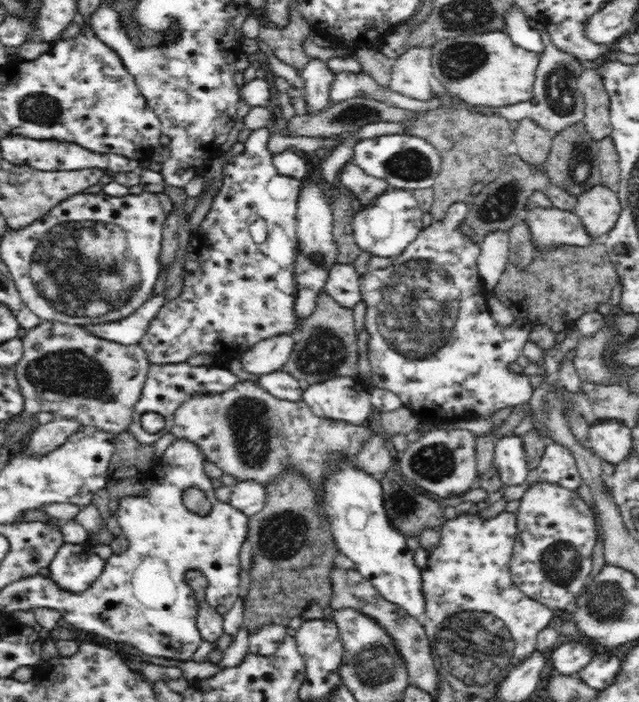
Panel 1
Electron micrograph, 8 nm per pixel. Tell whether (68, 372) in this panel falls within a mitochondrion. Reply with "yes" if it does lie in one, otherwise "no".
yes

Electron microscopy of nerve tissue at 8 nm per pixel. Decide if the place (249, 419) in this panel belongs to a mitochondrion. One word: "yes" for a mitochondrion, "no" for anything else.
yes

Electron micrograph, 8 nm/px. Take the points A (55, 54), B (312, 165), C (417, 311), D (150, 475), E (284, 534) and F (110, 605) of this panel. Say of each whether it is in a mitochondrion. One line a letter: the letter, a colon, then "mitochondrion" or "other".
A: other
B: other
C: mitochondrion
D: other
E: mitochondrion
F: other

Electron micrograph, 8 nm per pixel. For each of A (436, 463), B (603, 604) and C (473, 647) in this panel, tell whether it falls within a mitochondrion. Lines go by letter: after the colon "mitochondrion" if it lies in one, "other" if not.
A: mitochondrion
B: mitochondrion
C: mitochondrion

